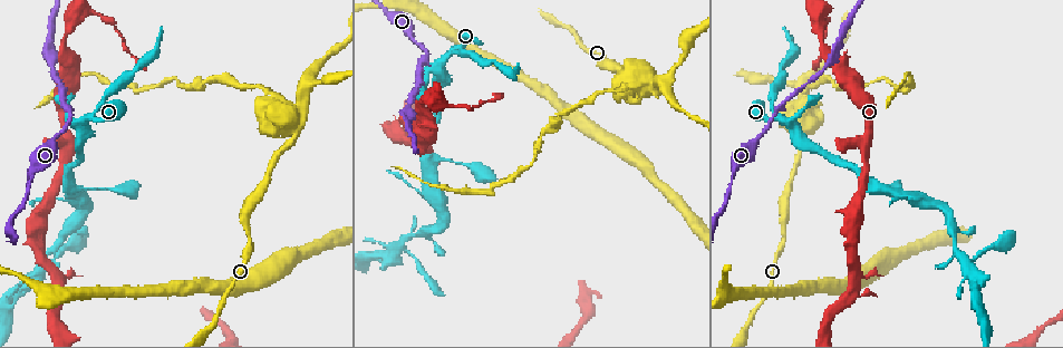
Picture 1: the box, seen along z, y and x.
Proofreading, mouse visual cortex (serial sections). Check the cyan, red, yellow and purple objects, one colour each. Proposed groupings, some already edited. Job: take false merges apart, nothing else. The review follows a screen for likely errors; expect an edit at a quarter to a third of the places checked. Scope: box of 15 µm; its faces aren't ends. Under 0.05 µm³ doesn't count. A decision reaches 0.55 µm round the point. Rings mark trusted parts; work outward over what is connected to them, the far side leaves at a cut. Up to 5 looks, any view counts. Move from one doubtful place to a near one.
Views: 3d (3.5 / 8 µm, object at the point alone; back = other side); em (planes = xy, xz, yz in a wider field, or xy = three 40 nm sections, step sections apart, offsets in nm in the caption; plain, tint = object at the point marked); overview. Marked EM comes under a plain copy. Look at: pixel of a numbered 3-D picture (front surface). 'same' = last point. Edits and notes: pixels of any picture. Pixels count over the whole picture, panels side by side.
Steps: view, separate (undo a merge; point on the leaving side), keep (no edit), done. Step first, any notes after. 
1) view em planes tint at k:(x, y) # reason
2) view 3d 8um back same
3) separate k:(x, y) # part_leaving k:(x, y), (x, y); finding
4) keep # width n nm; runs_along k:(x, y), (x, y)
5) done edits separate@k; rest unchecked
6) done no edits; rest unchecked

view em planes tint at 1:(449, 55) # thick turns thin

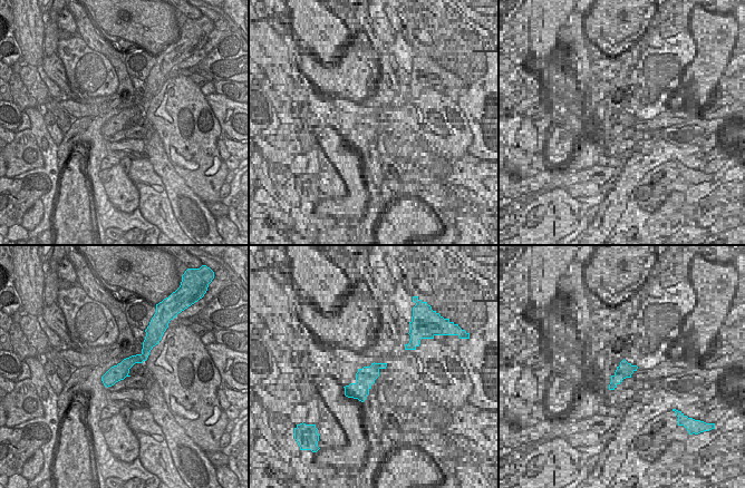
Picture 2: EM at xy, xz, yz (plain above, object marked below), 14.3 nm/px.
view 3d 3.5um same

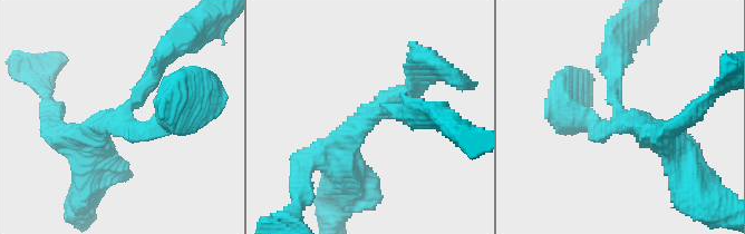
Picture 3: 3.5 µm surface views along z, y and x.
keep # arm_widths 200, 250, 350 nm; continuous, no second cell

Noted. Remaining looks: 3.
view 3d 3.5um at 1:(454, 107) # calibre changes

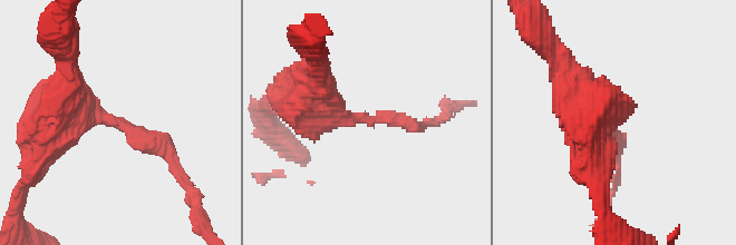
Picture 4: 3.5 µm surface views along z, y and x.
view em xy step 3 tint at 4:(368, 118) # shape alone is not enough

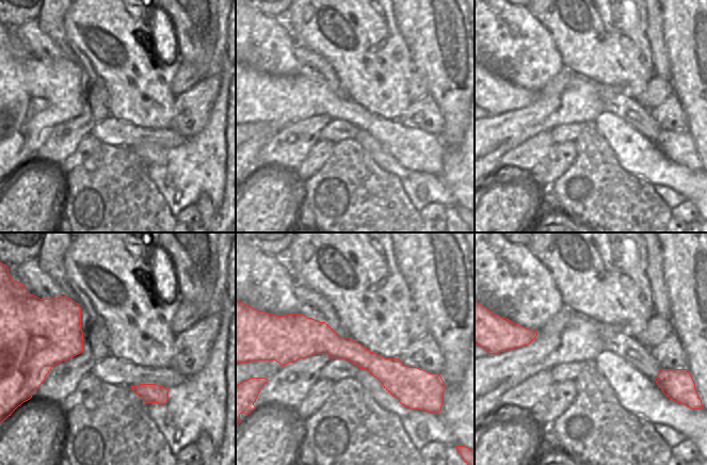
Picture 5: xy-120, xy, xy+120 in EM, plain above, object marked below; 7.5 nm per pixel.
view em xy step 2 tint same # cut it another way

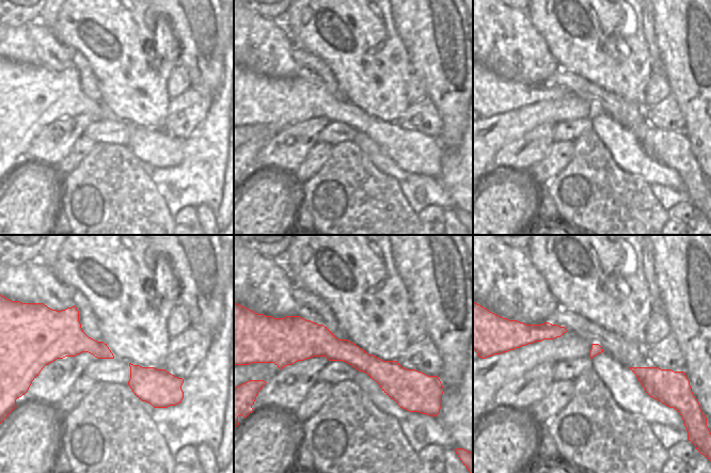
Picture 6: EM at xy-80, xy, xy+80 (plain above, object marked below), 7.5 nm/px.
keep # arm_widths 200, 600 nm; runs_along 6:(283, 346), (421, 376); all the same cell

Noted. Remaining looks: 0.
done no edits; rest unchecked

